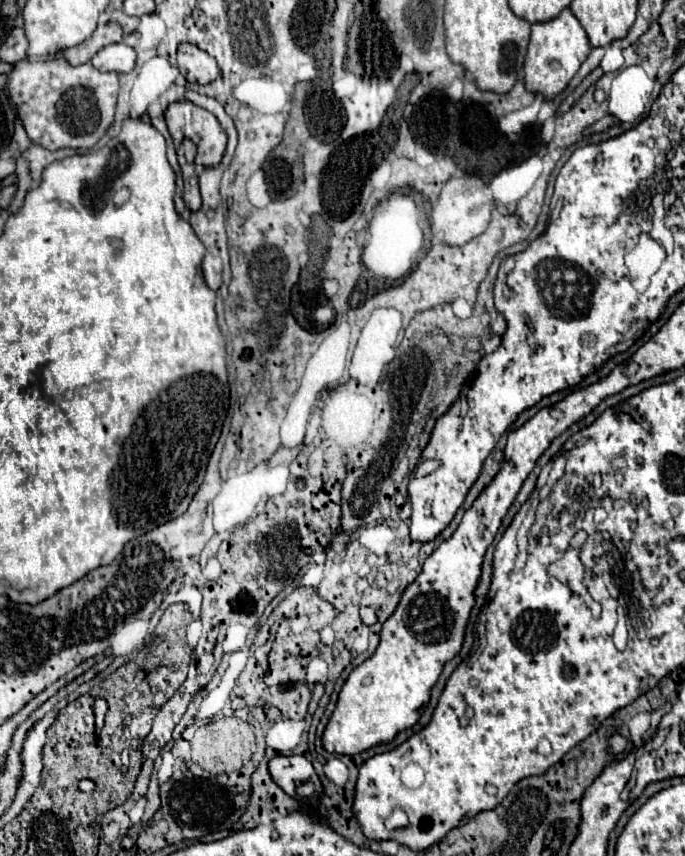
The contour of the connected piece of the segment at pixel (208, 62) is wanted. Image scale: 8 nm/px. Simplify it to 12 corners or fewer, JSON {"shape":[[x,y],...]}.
{"shape":[[193,44],[177,50],[177,68],[191,84],[211,84],[221,70]]}

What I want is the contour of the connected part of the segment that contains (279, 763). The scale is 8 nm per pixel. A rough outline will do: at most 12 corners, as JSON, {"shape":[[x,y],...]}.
{"shape":[[275,756],[271,778],[281,786],[289,776],[317,776],[303,756]]}

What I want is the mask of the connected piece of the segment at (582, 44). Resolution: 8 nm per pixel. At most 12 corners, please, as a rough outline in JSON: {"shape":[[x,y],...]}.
{"shape":[[569,8],[533,24],[525,88],[553,100],[591,52]]}

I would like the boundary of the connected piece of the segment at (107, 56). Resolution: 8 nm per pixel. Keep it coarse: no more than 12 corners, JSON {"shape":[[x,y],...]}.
{"shape":[[111,44],[91,64],[99,72],[131,72],[137,54],[131,46]]}

